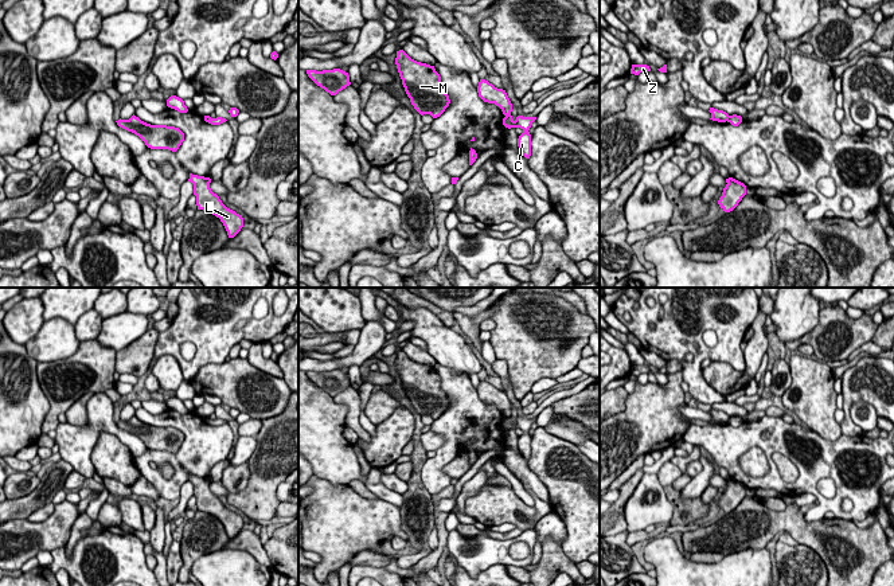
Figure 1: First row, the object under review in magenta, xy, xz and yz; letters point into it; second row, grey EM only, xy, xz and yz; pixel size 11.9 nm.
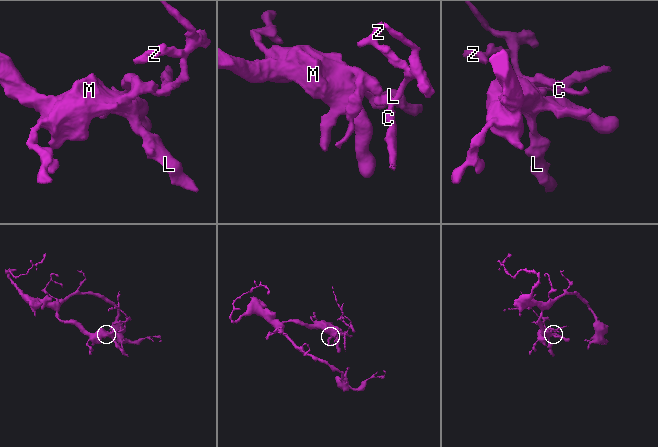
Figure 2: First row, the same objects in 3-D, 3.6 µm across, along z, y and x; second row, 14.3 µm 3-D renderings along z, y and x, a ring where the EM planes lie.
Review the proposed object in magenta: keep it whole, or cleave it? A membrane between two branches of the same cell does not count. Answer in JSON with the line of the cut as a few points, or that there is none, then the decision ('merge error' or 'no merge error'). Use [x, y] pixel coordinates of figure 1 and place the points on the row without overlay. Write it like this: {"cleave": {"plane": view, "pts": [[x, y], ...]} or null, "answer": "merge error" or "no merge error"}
{"cleave": {"plane": "xz", "pts": [[506, 415], [510, 417]]}, "answer": "merge error"}

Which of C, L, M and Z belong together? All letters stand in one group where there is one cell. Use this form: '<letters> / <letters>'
C Z / L M

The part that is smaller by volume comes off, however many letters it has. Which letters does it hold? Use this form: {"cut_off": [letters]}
{"cut_off": ["C", "Z"]}

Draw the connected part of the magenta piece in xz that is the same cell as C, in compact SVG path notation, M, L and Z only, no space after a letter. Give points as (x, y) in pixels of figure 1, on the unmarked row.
M505 417L503 419L503 426L508 430L511 429L520 429L523 434L518 440L518 448L520 454L526 458L530 460L531 457L531 435L530 435L530 429L532 423L536 421L536 418L523 418L518 417L516 421L512 421L512 417Z

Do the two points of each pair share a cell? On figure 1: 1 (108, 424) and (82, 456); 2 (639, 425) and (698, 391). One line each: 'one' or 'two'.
1: one
2: two

